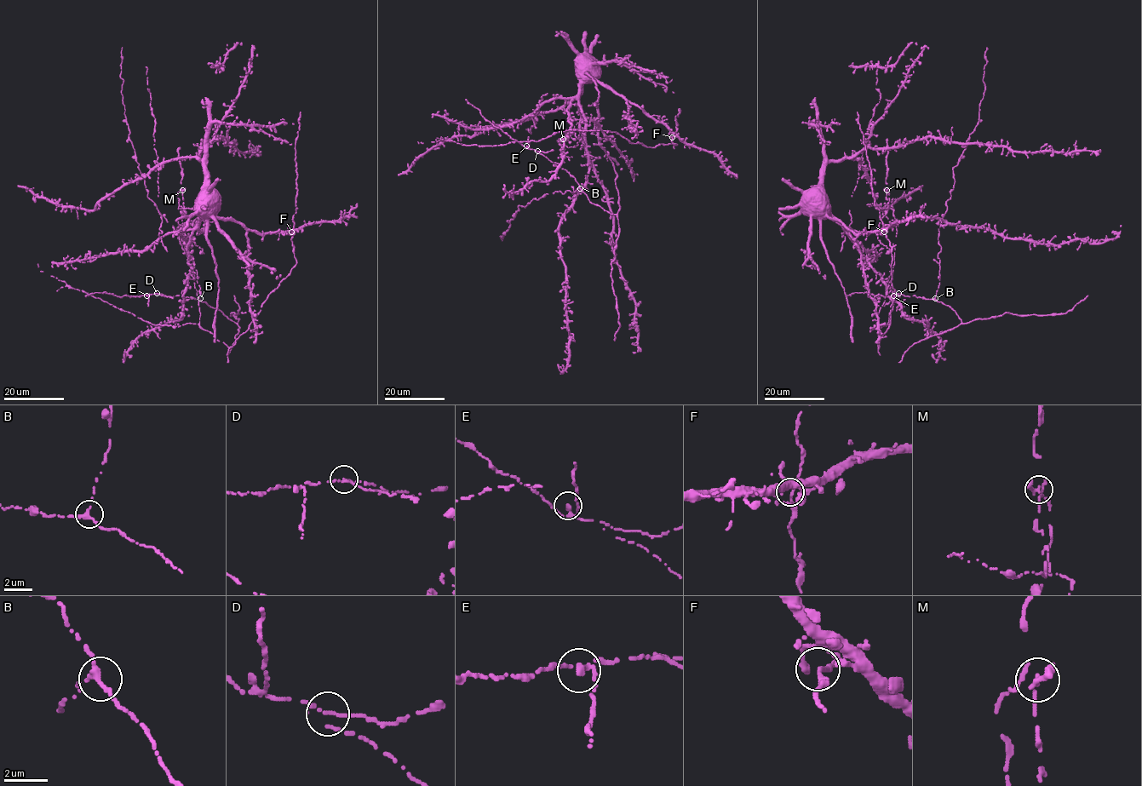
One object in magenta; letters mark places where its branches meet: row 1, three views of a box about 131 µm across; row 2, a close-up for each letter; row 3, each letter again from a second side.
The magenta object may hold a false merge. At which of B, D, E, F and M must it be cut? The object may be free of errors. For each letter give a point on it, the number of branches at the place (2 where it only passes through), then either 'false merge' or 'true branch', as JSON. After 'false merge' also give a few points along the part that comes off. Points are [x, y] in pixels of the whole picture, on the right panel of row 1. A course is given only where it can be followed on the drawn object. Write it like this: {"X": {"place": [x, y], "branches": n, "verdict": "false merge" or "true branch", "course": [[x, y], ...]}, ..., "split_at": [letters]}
{"B": {"place": [935, 298], "branches": 3, "verdict": "true branch"}, "D": {"place": [898, 293], "branches": 3, "verdict": "true branch"}, "E": {"place": [893, 295], "branches": 3, "verdict": "true branch"}, "F": {"place": [884, 232], "branches": 3, "verdict": "true branch"}, "M": {"place": [886, 190], "branches": 3, "verdict": "false merge", "course": [[886, 191], [888, 209], [879, 223], [876, 235], [879, 241], [889, 249], [886, 254]]}, "split_at": ["M"]}

